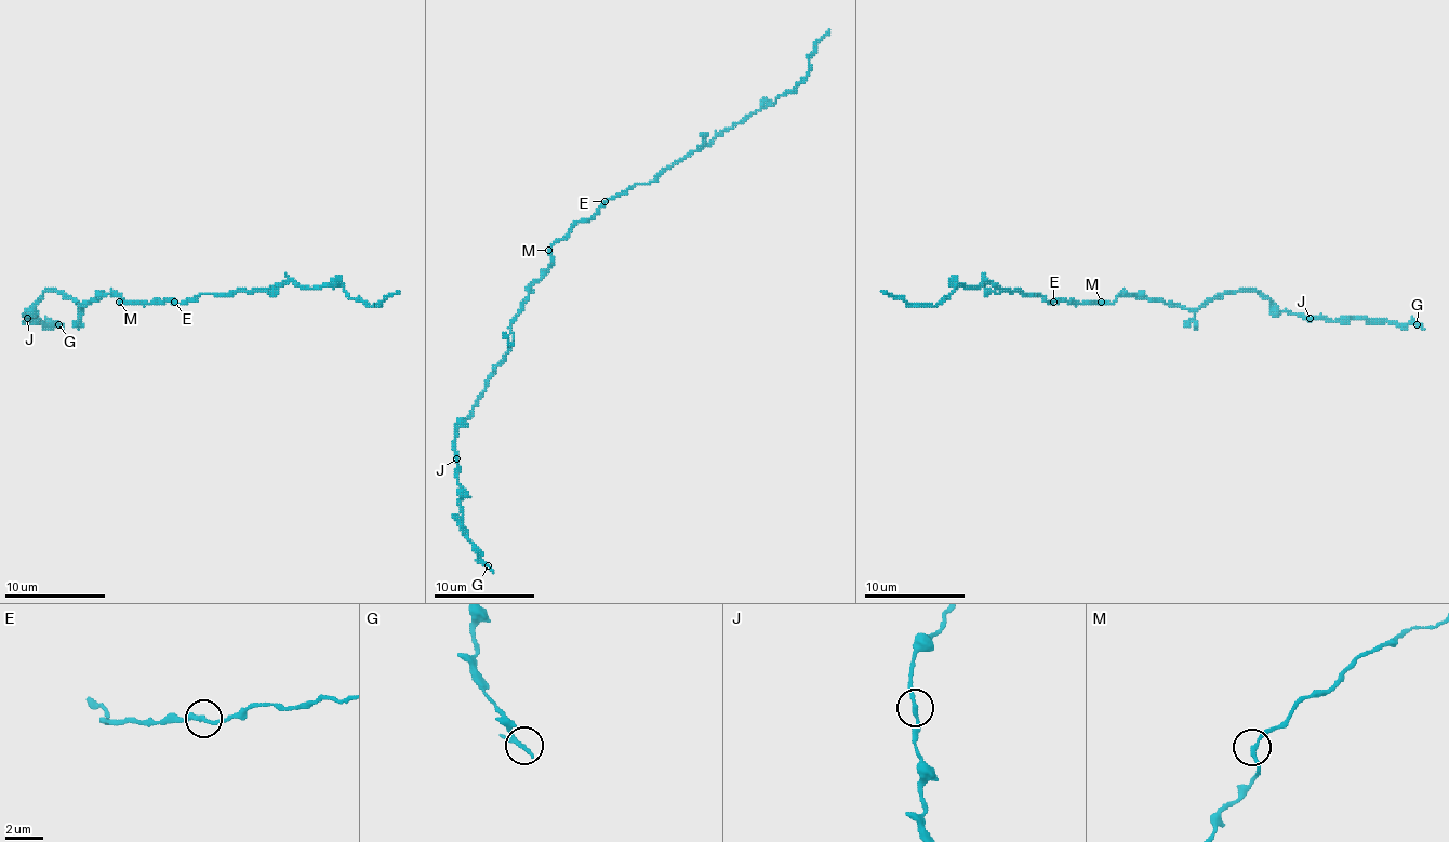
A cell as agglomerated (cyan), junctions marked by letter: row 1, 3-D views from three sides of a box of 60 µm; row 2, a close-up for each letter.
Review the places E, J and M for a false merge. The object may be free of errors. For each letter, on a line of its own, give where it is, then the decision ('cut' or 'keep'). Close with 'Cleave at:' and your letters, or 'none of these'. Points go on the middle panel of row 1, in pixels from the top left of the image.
E: place (605, 201); keep
J: place (456, 458); cut
M: place (548, 250); keep
Cleave at: J

